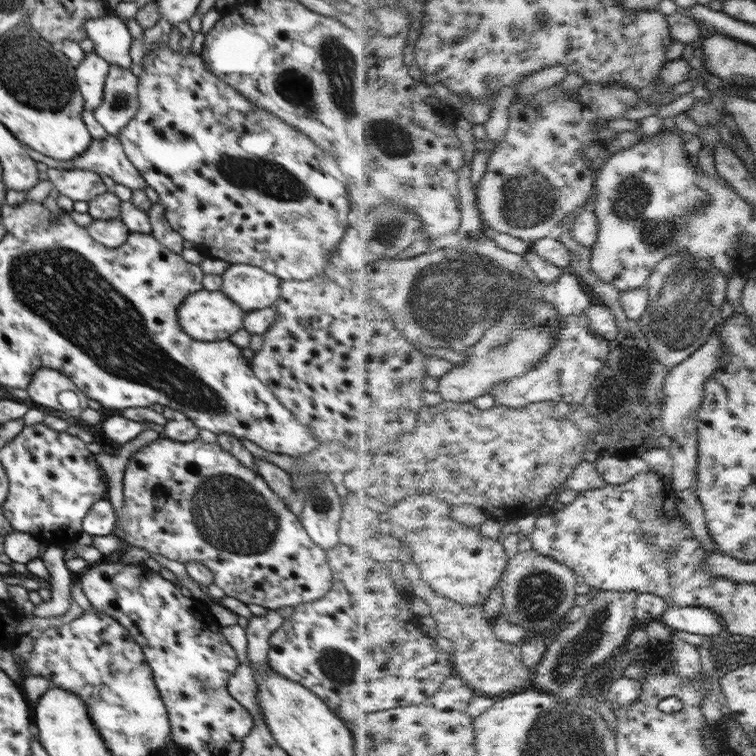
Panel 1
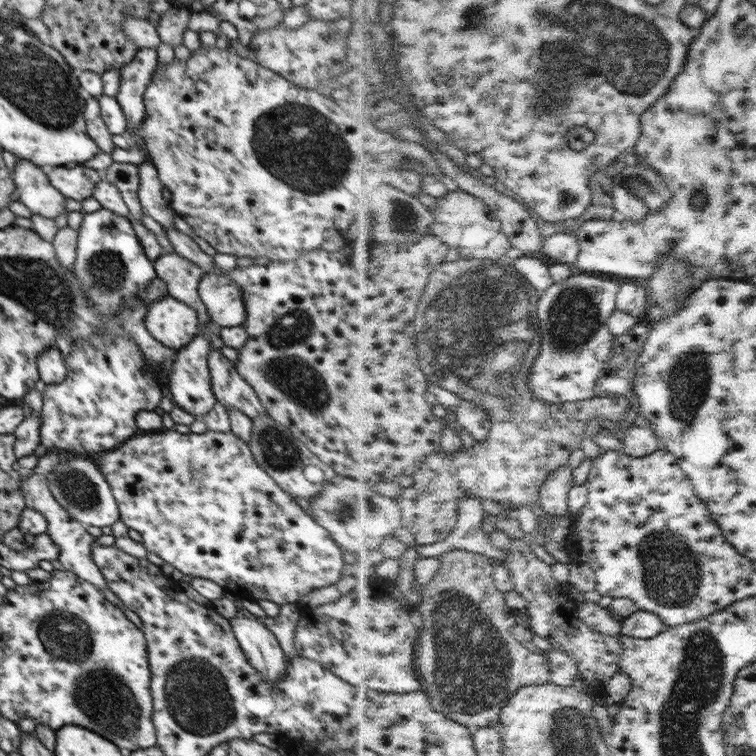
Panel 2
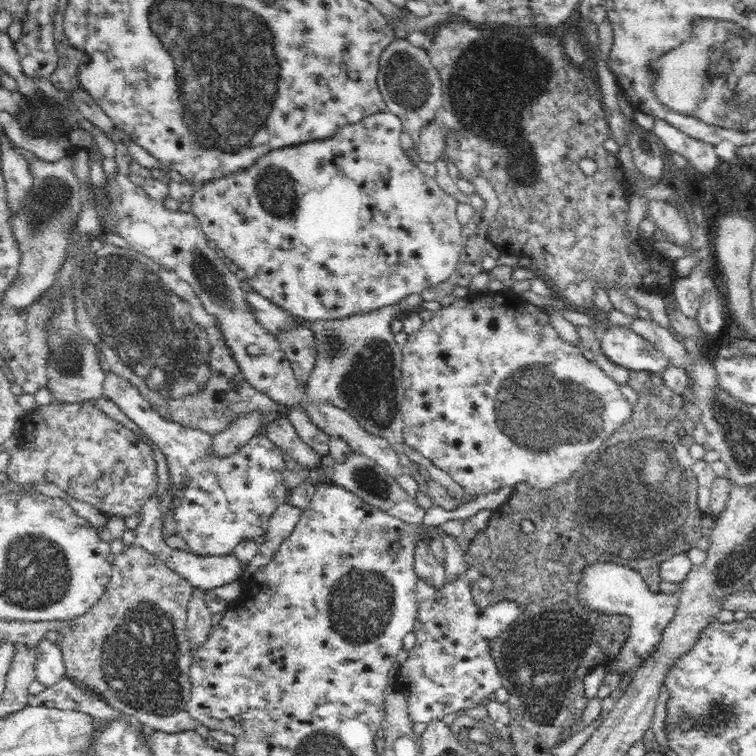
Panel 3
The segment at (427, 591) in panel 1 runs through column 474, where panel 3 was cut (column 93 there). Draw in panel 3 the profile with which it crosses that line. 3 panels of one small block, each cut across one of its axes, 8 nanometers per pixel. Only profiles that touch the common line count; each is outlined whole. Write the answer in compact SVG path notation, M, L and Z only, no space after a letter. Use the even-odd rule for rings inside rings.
M132 545L127 547L124 554L120 554L116 558L112 582L110 582L110 586L108 586L104 596L82 616L74 618L72 621L67 619L58 632L58 638L56 638L63 654L66 676L79 684L96 690L98 696L102 697L115 710L140 721L145 726L145 732L150 735L154 731L170 734L181 733L187 730L195 730L198 725L201 725L200 722L191 717L187 709L191 696L191 683L188 680L188 672L189 666L192 664L191 658L193 654L193 648L190 646L188 635L186 634L188 632L186 629L187 604L196 588L194 584L190 583L189 579L186 579L186 576L182 576L177 568L172 568L173 564L170 564L170 558L172 557L172 555L152 554L149 551L136 551Z

